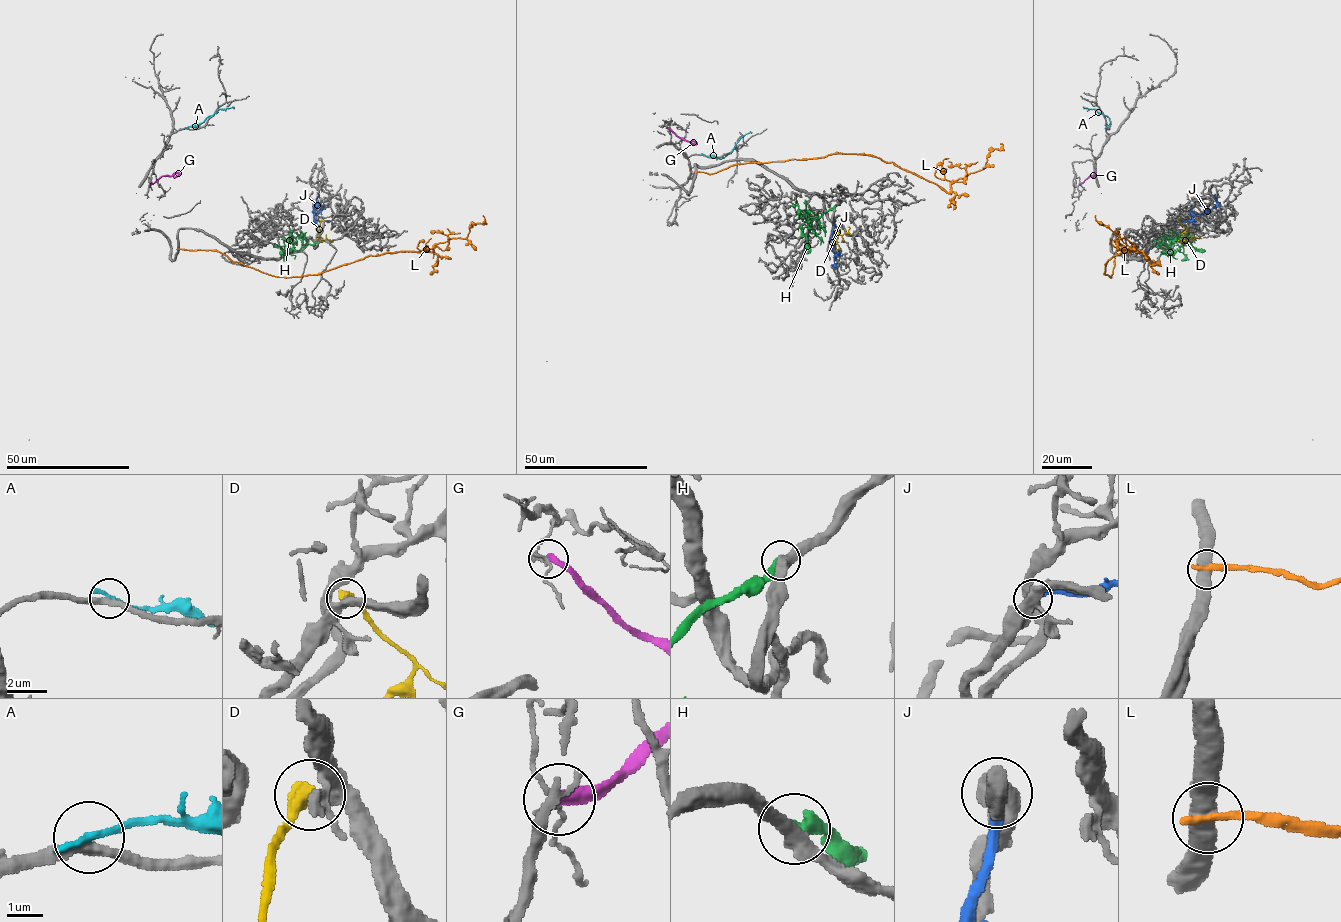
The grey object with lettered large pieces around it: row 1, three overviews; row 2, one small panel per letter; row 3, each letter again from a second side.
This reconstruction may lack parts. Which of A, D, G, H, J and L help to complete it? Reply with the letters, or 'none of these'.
none of these

